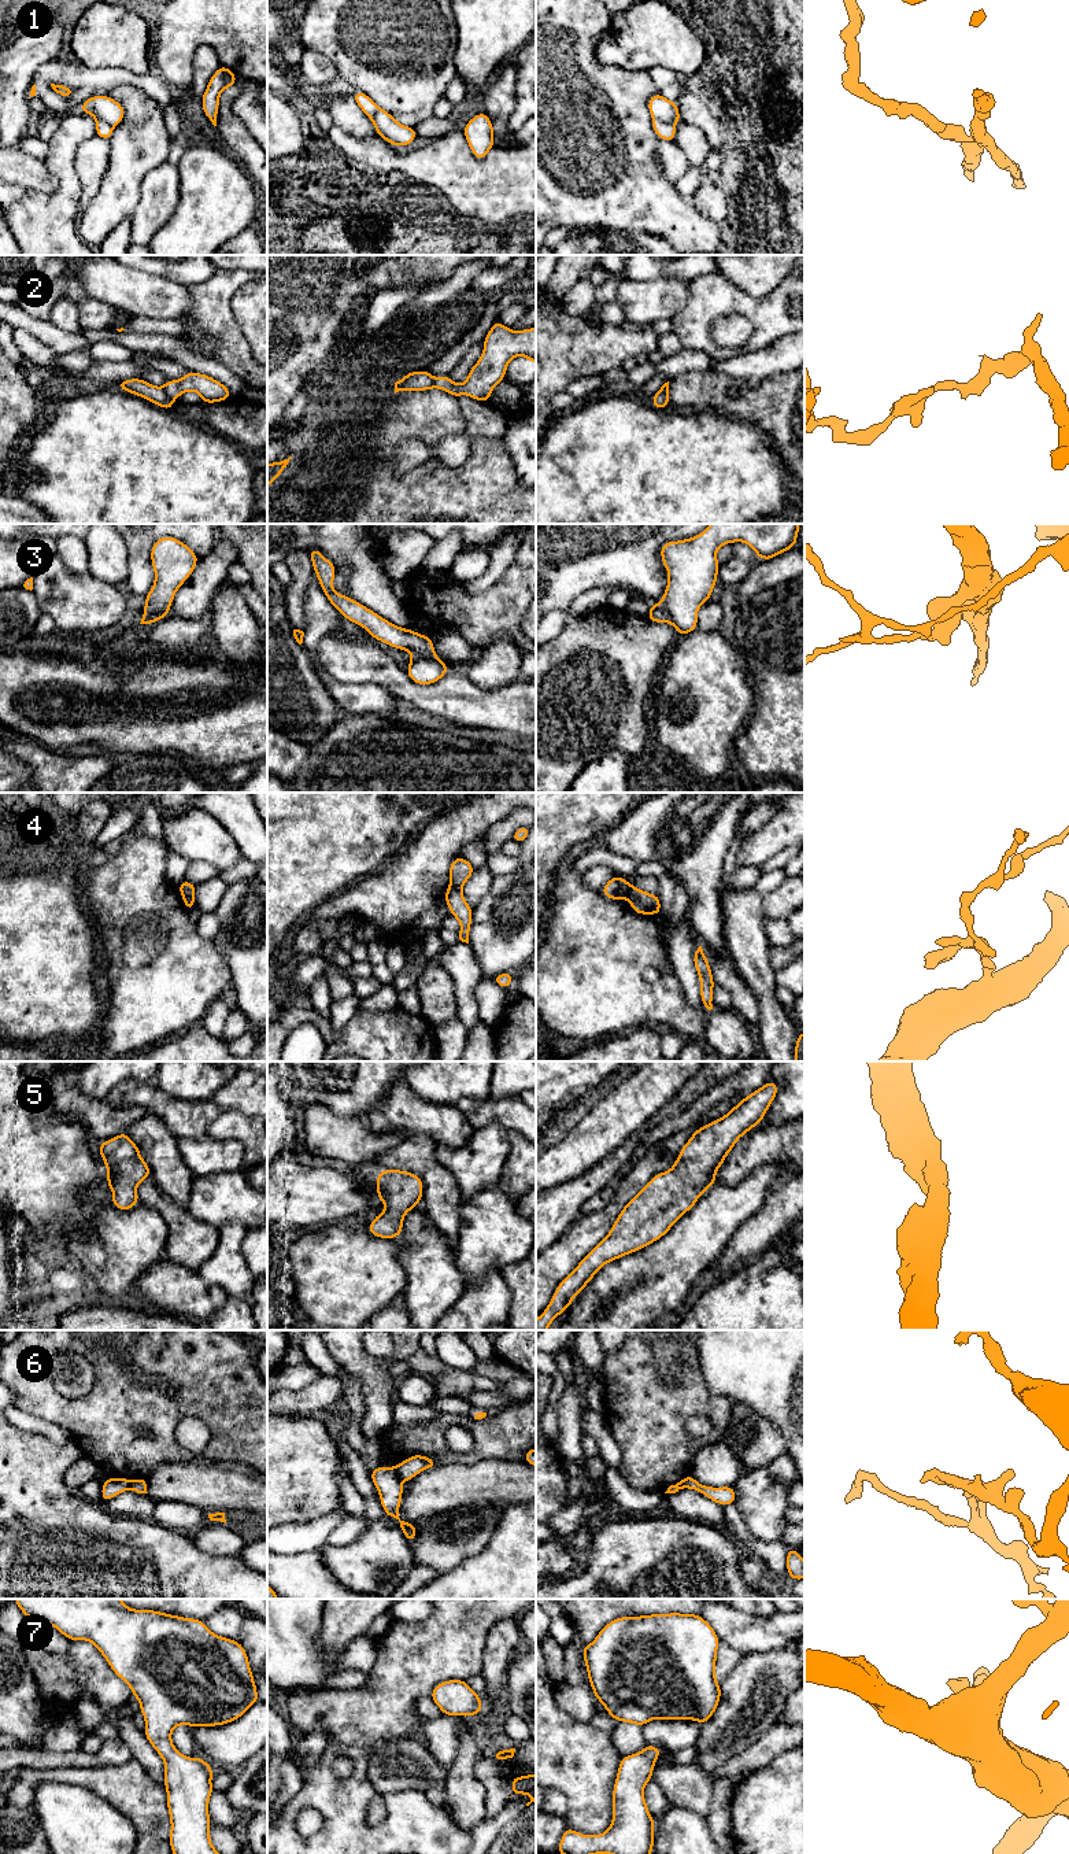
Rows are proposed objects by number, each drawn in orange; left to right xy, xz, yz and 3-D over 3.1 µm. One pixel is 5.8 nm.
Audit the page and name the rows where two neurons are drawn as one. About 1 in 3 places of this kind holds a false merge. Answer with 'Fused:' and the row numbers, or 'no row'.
Fused: 1, 2, 3, 4, 6

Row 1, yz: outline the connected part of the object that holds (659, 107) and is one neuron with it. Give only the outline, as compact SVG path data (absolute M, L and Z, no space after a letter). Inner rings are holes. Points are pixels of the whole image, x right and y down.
M656 93L648 99L648 110L651 117L654 119L659 119L661 122L674 126L681 121L677 103L667 100L661 93Z

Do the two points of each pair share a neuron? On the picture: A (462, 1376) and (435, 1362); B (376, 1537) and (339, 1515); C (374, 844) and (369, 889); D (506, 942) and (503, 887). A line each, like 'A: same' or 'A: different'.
A: same
B: different
C: different
D: same

